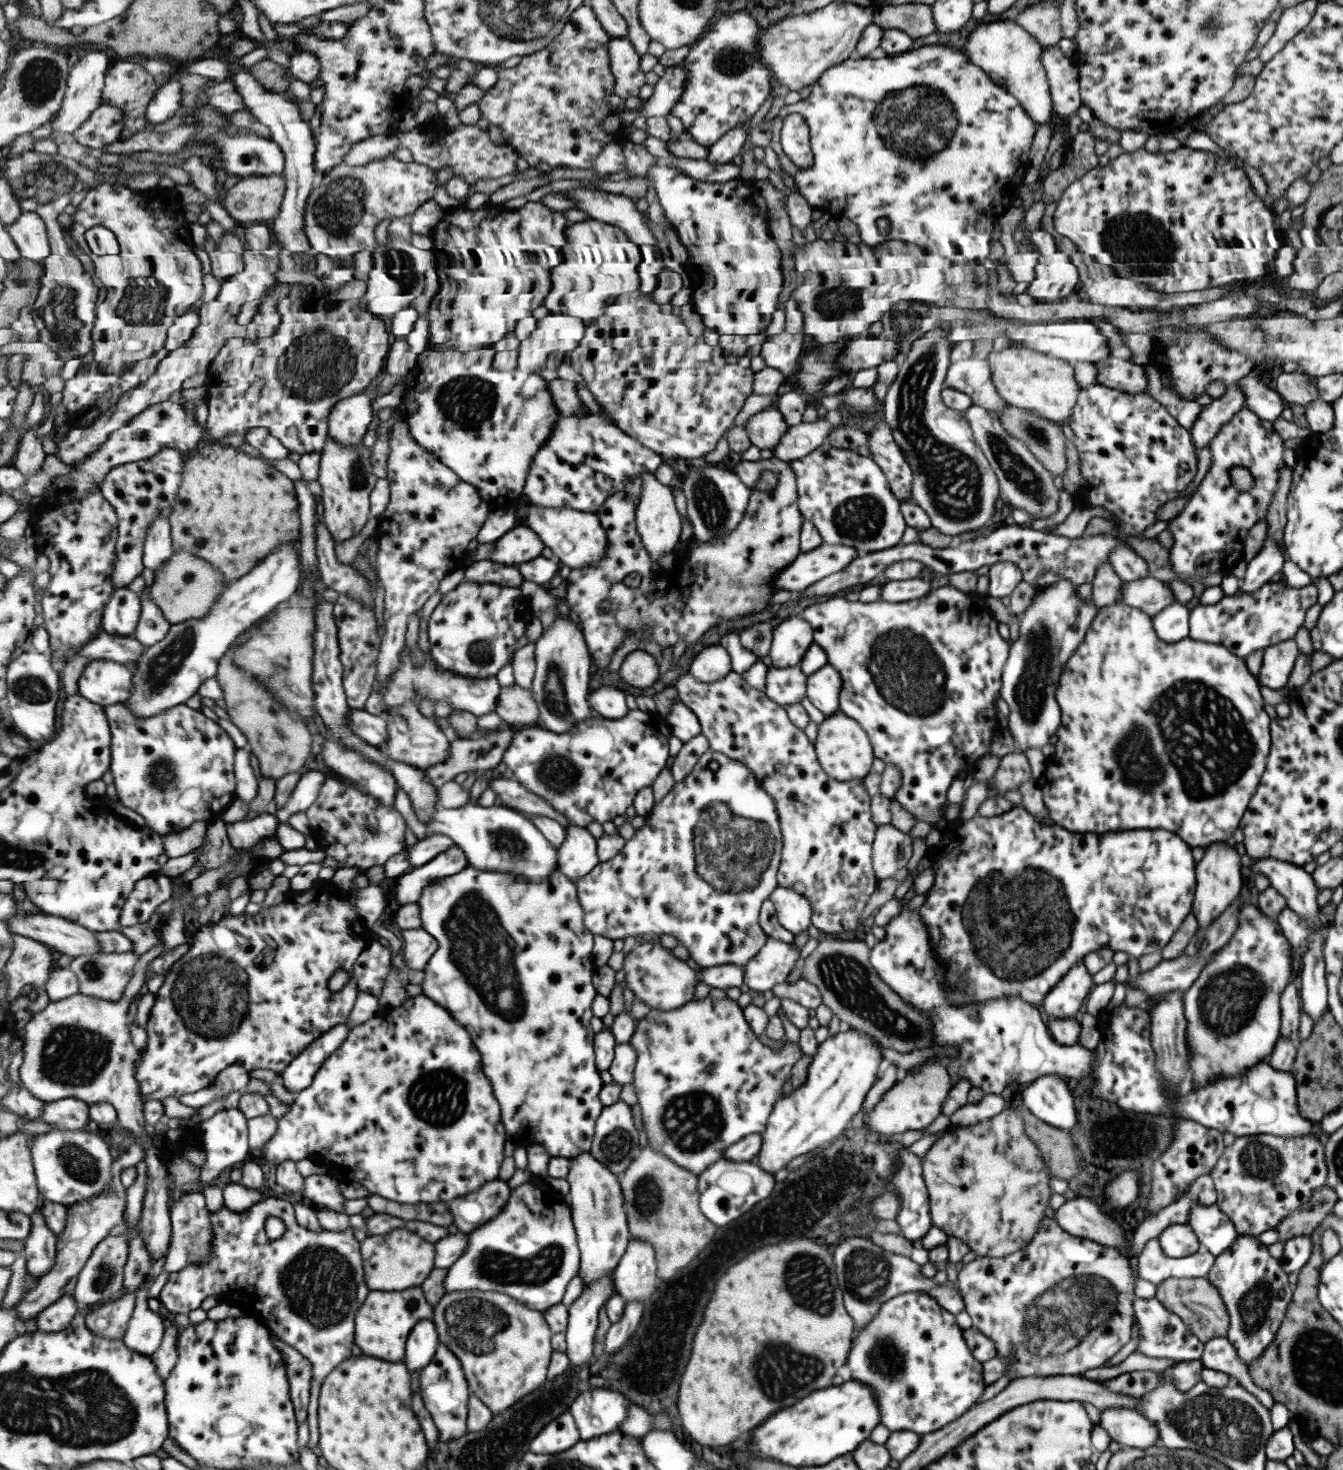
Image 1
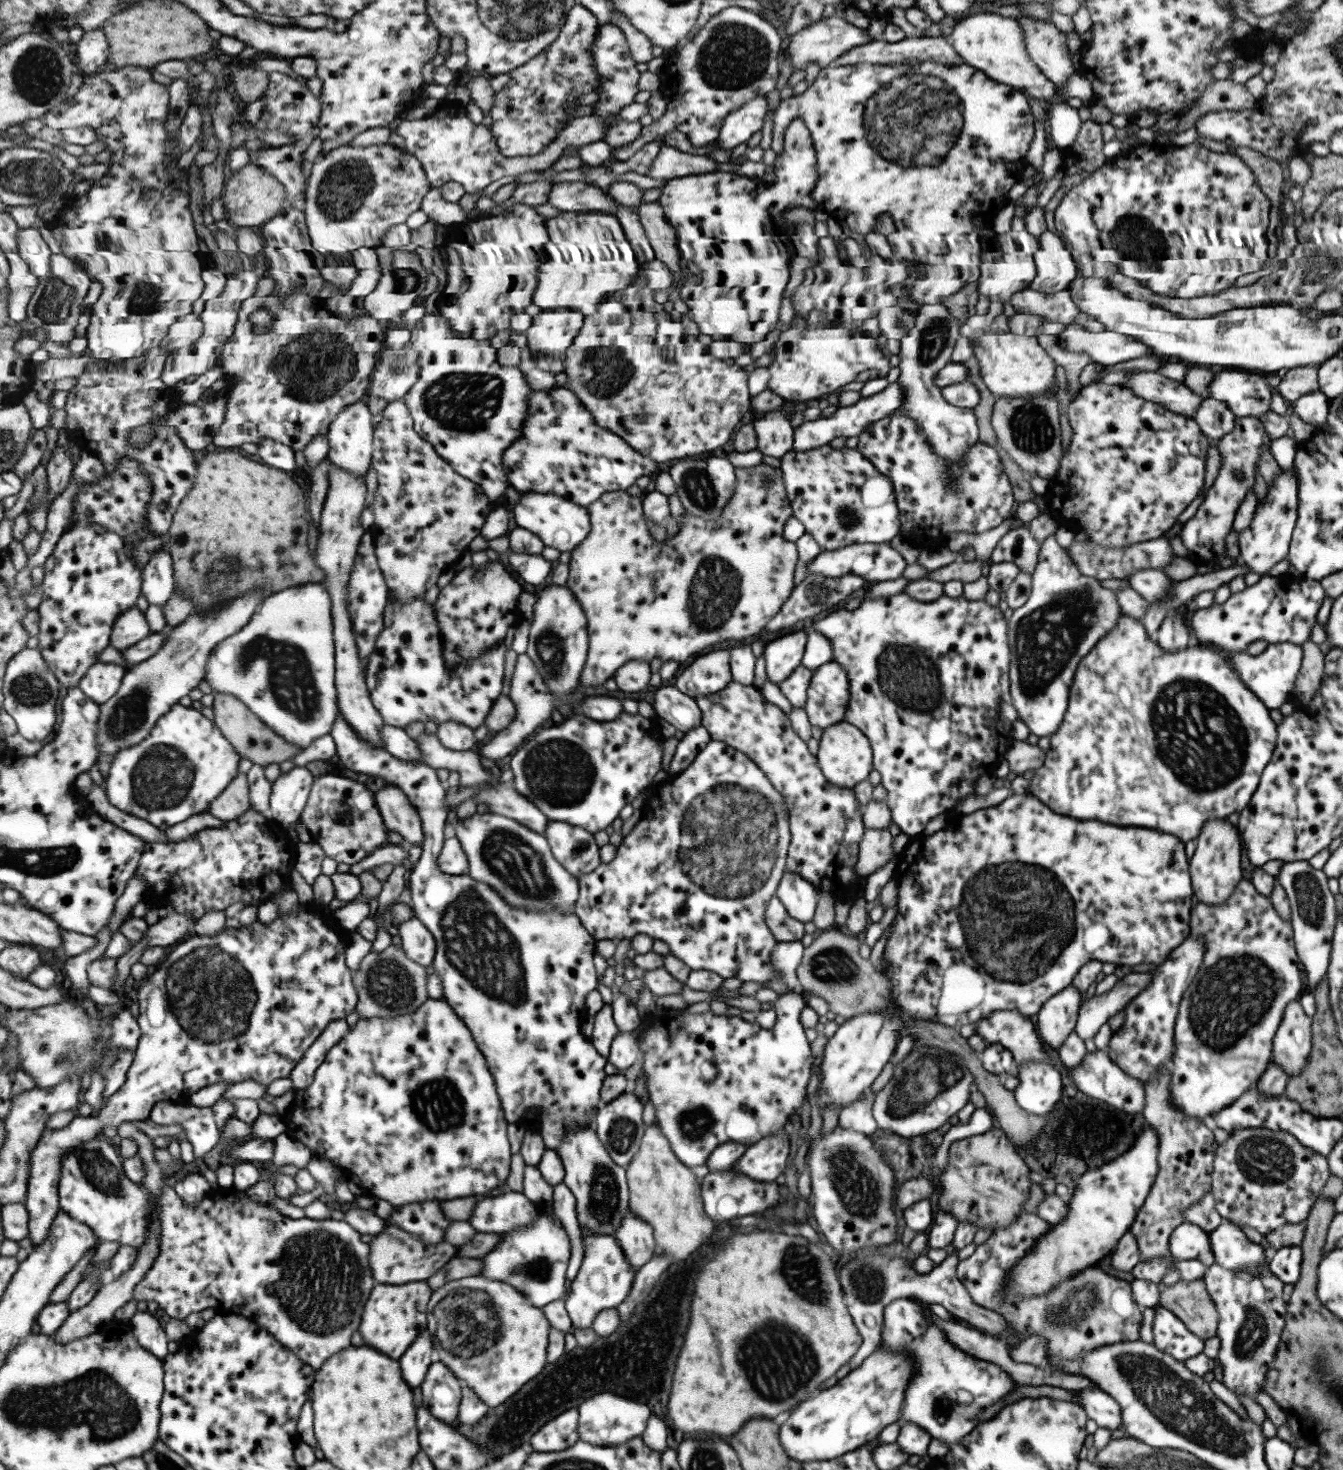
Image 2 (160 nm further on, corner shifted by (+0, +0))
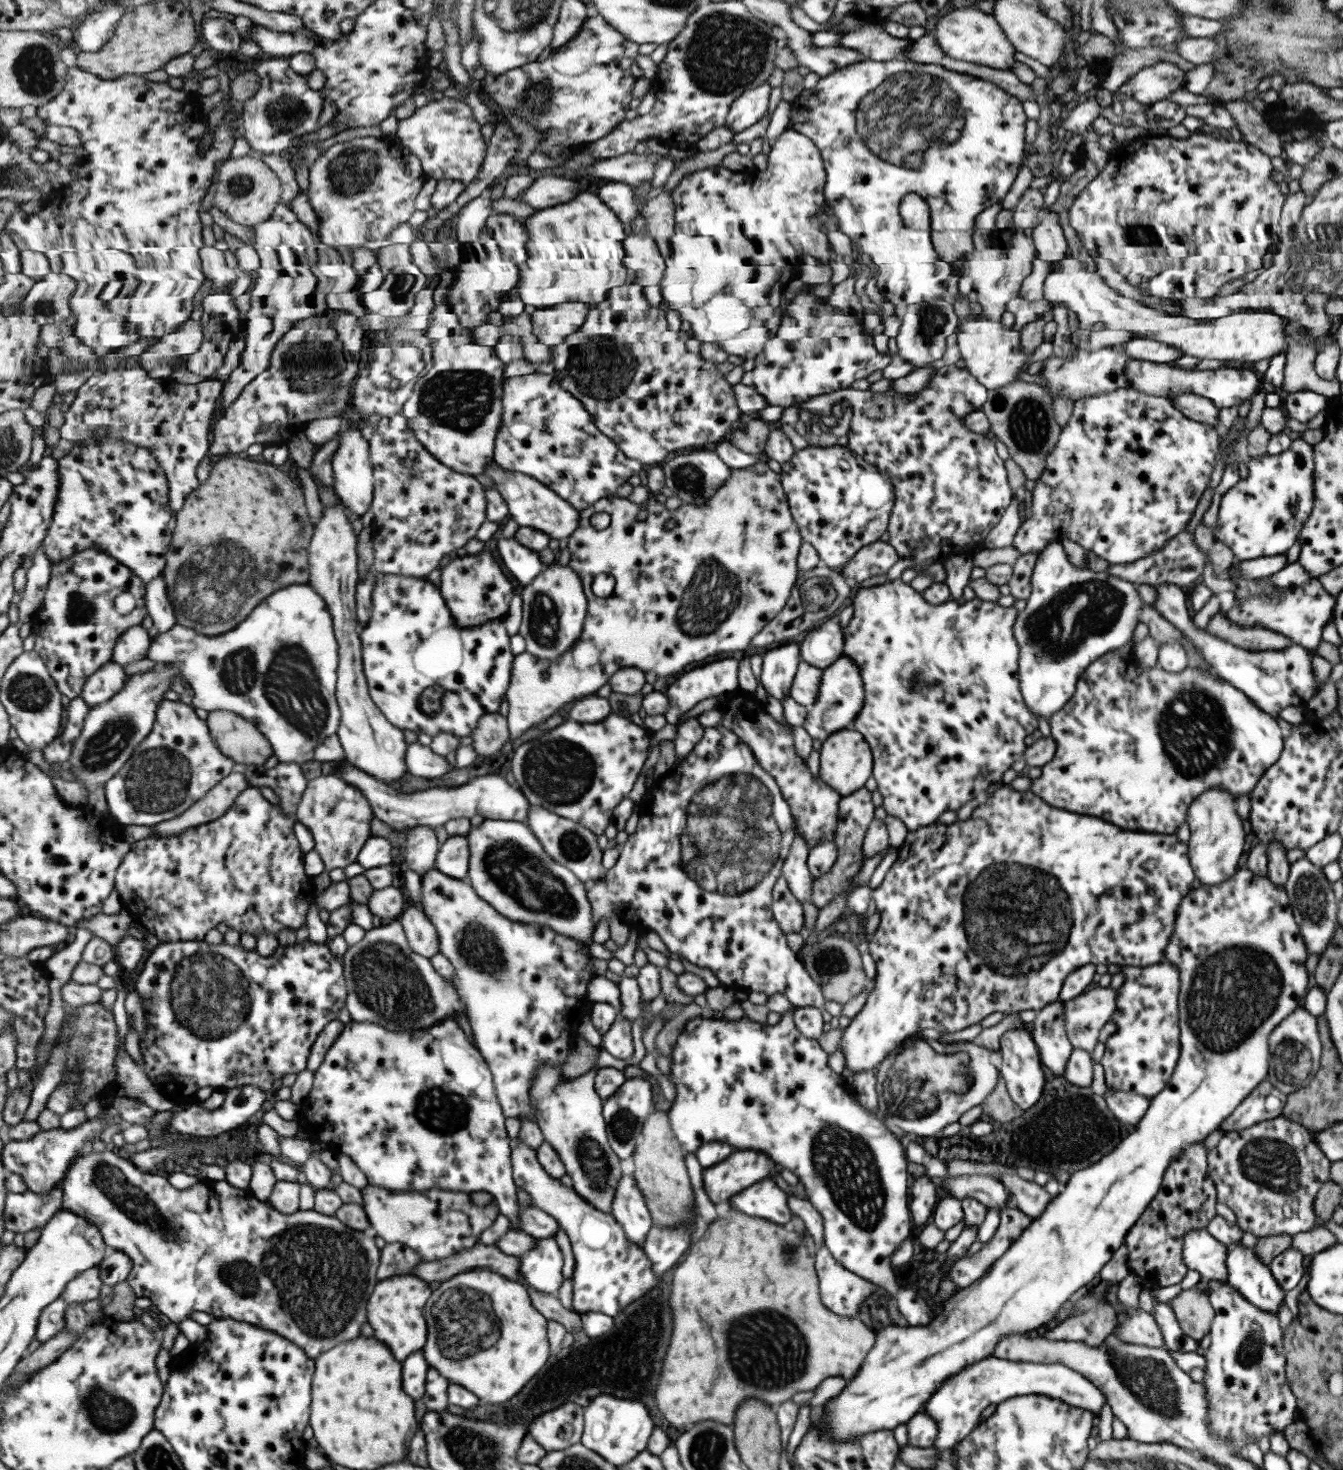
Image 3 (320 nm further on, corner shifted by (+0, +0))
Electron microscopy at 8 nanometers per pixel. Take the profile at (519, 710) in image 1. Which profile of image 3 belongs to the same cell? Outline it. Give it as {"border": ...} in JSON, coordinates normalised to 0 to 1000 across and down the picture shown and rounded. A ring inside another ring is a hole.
{"border":[[[368,484],[366,486],[361,486],[357,494],[352,497],[351,508],[357,516],[365,515],[375,510],[375,507],[379,505],[380,496],[378,488]]]}

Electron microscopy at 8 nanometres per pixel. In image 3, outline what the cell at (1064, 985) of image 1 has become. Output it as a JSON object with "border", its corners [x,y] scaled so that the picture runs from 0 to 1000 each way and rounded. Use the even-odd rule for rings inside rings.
{"border":[[[786,680],[777,684],[765,698],[774,723],[779,729],[783,729],[786,732],[791,732],[793,723],[798,715],[792,700],[793,688],[791,687],[792,682]]]}

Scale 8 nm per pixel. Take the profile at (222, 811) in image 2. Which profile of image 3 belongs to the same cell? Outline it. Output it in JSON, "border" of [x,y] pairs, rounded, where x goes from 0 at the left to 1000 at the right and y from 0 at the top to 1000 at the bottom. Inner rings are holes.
{"border":[[[173,526],[169,529],[166,529],[160,536],[156,537],[148,546],[145,546],[139,552],[136,552],[129,558],[119,559],[113,563],[118,569],[124,569],[135,567],[140,563],[159,559],[168,555],[175,548],[178,541],[186,535],[182,526]]]}

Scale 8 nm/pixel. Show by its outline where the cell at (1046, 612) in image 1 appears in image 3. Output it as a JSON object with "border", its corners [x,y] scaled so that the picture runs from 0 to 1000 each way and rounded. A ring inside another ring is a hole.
{"border":[[[787,369],[781,369],[771,377],[767,392],[767,405],[755,422],[755,435],[758,439],[759,469],[762,478],[772,490],[777,488],[781,490],[784,485],[792,480],[799,472],[804,459],[814,449],[841,436],[845,426],[849,423],[847,416],[850,413],[846,399],[824,388],[800,386],[794,382],[792,371]]]}

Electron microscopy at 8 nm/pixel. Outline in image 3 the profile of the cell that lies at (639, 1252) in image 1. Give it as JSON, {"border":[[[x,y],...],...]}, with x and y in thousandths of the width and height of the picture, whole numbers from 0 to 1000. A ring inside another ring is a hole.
{"border":[[[469,793],[462,801],[462,807],[459,807],[456,825],[464,834],[465,841],[476,849],[480,849],[487,831]]]}

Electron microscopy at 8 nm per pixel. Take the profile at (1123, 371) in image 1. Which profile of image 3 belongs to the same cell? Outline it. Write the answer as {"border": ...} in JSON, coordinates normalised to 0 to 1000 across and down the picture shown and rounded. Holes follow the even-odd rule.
{"border":[[[878,267],[875,270],[869,270],[869,272],[885,286],[905,291],[907,290],[907,278],[899,271],[887,267]]]}

